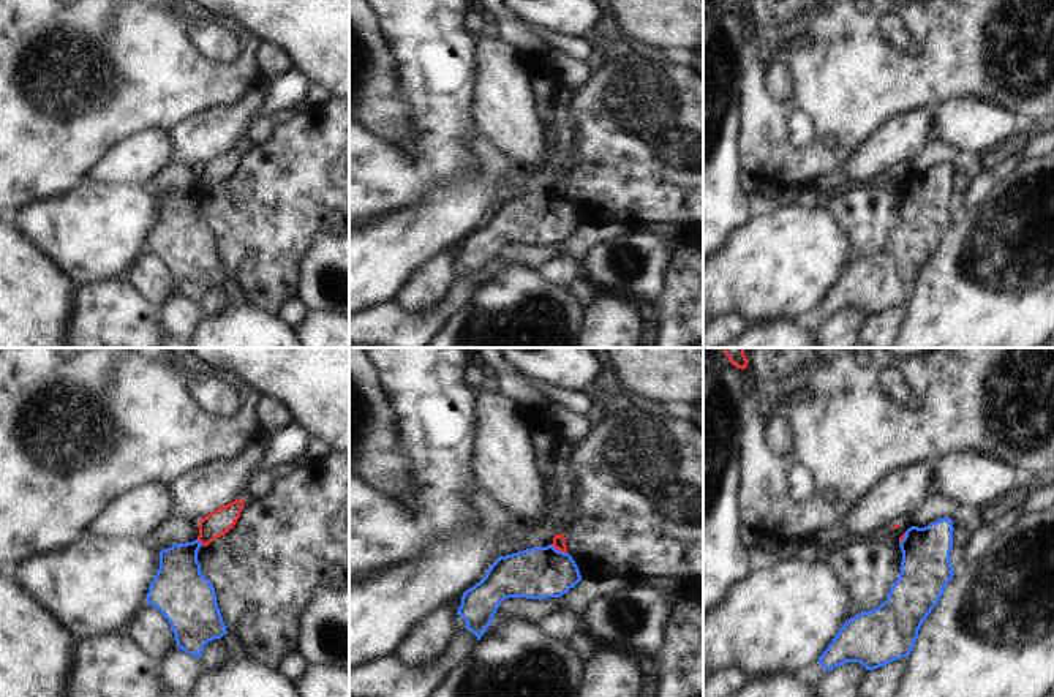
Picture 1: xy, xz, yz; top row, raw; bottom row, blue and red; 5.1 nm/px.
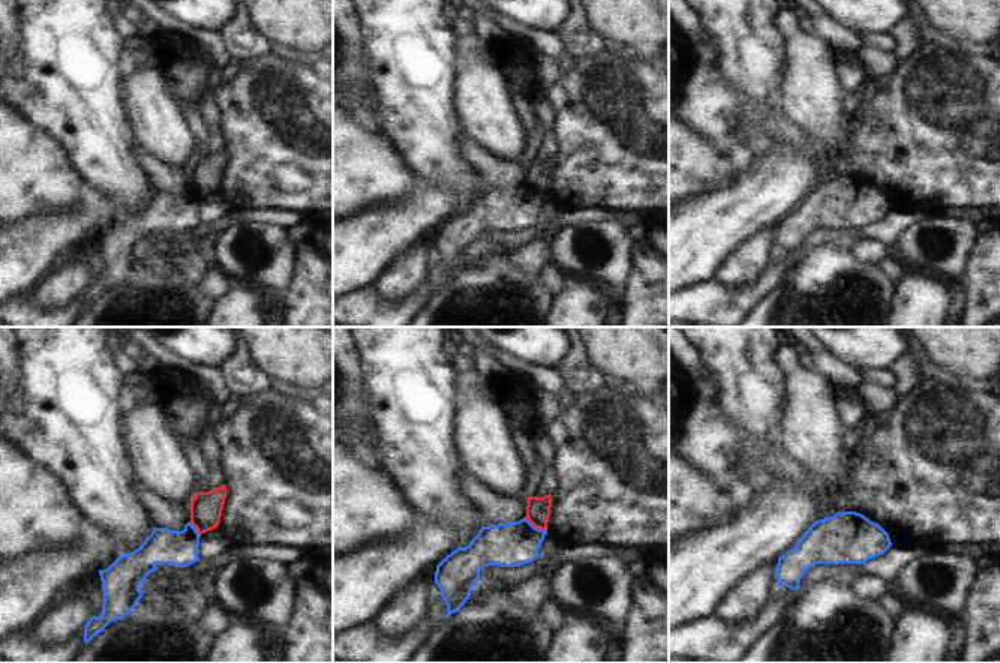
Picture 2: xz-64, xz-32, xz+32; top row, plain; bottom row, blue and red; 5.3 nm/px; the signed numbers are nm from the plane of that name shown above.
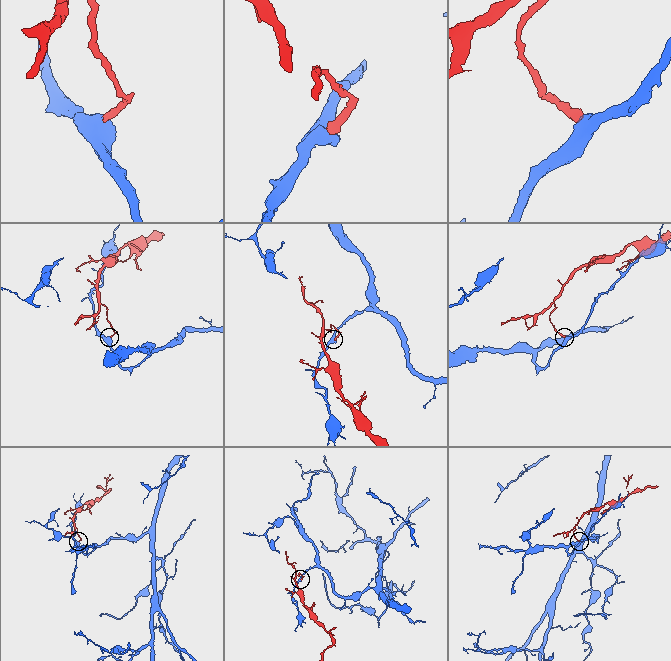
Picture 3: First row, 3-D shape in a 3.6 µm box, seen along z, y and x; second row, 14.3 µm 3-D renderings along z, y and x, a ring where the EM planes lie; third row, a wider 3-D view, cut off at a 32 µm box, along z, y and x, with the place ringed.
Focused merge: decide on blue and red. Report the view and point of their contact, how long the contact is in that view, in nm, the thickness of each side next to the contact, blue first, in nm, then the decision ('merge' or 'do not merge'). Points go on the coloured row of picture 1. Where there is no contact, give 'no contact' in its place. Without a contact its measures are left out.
meets blue in xz at (558, 550); contact 100 nm long; 260 nm thick on the blue side, 60 nm on the other; do not merge

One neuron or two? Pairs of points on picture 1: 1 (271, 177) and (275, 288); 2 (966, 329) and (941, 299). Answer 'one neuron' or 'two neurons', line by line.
1: one neuron
2: one neuron

